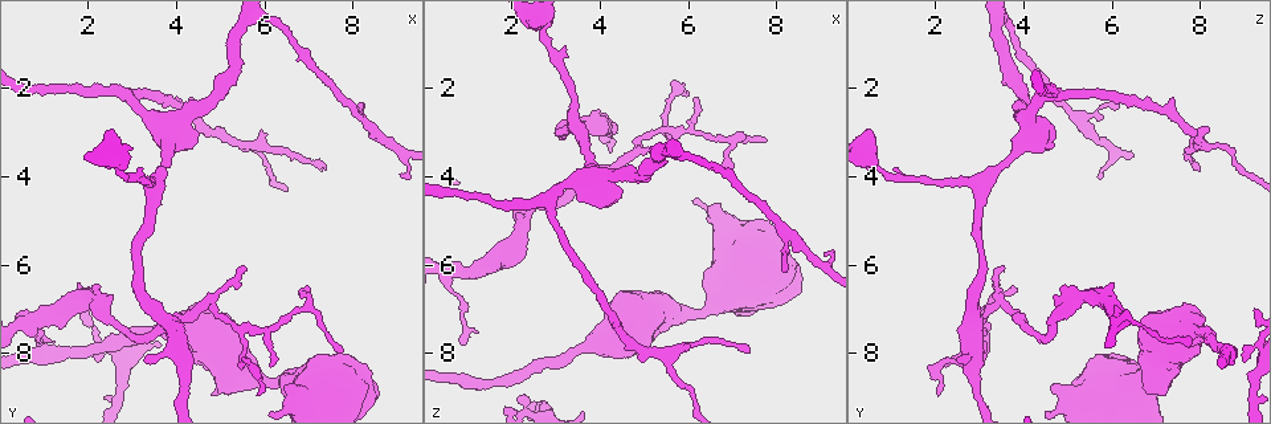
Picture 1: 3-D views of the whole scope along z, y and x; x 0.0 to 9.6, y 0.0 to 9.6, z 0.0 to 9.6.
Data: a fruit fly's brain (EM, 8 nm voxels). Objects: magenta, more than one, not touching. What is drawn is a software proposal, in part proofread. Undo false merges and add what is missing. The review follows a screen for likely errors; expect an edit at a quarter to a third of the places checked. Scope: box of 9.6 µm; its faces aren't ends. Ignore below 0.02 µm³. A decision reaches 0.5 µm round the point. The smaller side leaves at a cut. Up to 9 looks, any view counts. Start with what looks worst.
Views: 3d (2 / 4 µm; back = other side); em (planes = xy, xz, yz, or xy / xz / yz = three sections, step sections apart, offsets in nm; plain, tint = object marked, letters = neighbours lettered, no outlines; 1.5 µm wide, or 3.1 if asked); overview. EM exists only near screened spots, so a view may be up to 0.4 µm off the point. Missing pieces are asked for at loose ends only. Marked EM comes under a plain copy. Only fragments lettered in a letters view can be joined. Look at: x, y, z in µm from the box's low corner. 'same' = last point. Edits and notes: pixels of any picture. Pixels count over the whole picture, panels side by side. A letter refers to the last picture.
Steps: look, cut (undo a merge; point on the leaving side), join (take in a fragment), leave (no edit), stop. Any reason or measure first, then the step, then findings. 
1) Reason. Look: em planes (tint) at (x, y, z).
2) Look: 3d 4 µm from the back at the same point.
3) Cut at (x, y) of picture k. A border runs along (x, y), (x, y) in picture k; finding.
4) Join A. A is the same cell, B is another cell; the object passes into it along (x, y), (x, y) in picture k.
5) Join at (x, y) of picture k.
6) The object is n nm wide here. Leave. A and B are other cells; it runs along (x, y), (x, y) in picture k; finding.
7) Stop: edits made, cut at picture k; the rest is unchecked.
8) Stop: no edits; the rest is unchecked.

Tapers out. Look: 3d 2 µm at (7.80, 8.05, 3.15).

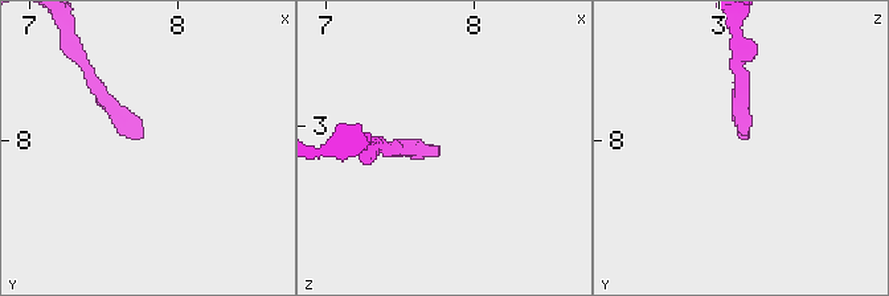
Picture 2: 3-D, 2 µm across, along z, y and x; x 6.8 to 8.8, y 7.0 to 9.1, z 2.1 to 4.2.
Look: em yz step 4 (tint) at (7.76, 8.00, 3.20).

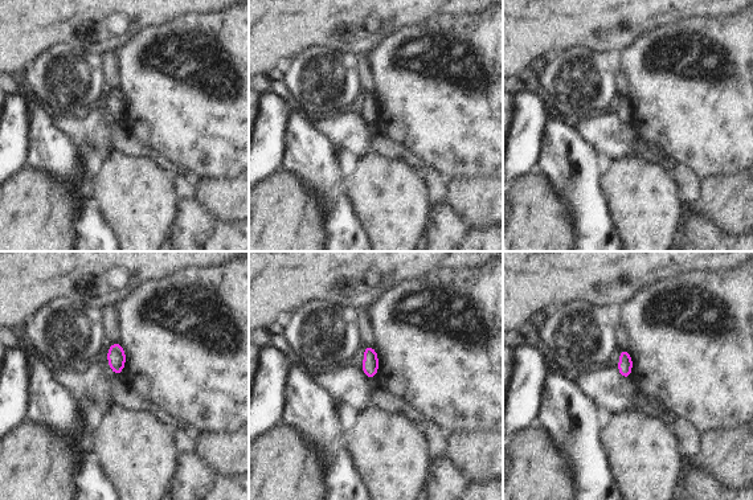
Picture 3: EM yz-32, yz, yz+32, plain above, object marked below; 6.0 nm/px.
Look: em planes (letters) at the same point.

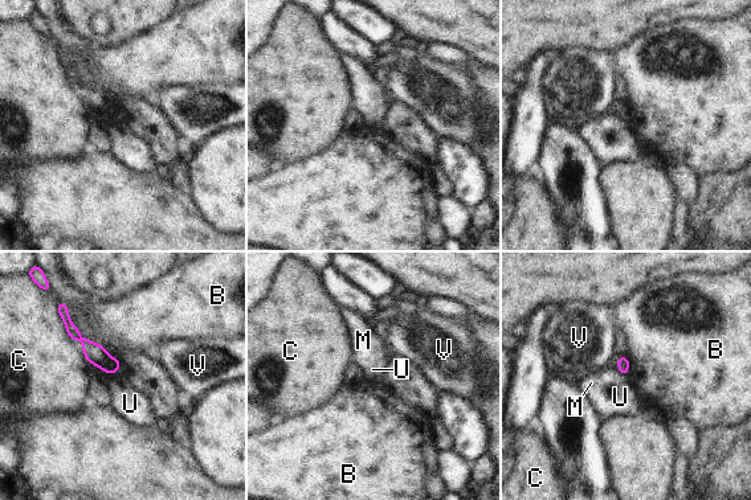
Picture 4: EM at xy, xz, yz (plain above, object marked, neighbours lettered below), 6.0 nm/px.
The longest contact is with B, 480 nm. Leave. B, C, M, U and V are other cells; none of them fits.

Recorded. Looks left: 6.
Tapers out. Look: em yz step 4 (letters) at (7.40, 3.80, 8.00).

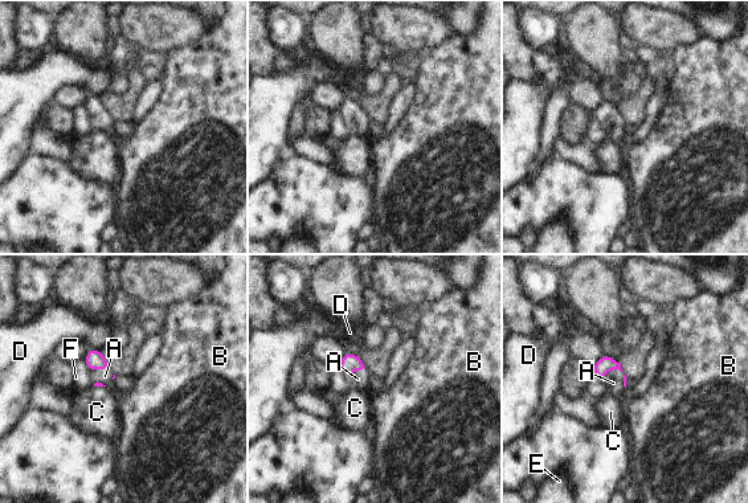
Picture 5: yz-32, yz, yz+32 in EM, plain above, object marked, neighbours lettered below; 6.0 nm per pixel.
Cut it another way. Look: em planes (letters) at the same point.

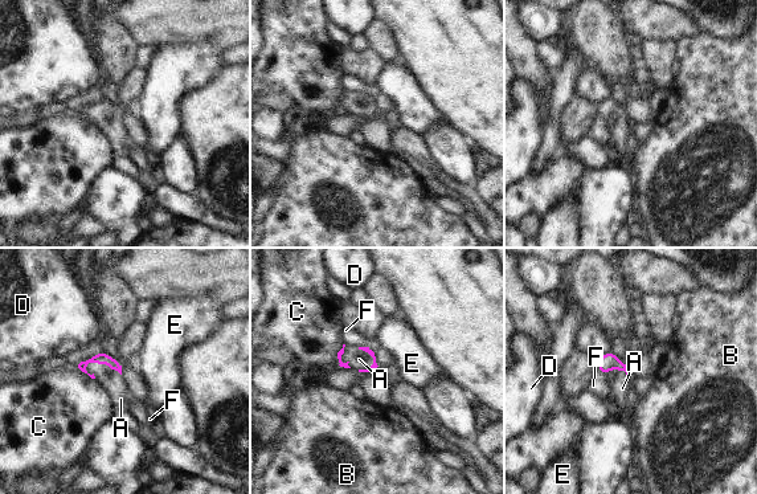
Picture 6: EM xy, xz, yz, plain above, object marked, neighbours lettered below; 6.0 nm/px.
Join A. A is the same cell, B, C, D, E and F are other cells; it goes on there.

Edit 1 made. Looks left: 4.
Three-way junction. Look: em xz step 8 (tint) at (2.65, 3.80, 0.65).

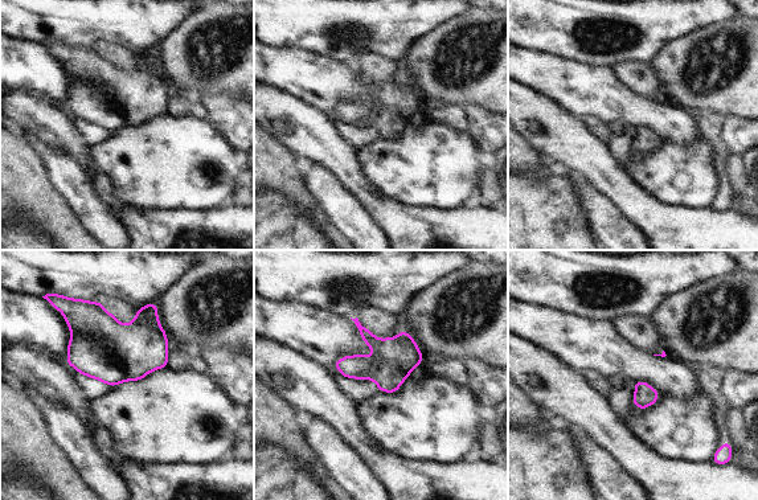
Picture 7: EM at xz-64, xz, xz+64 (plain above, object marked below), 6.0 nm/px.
Look: em xz step 8 (letters) at the same point.

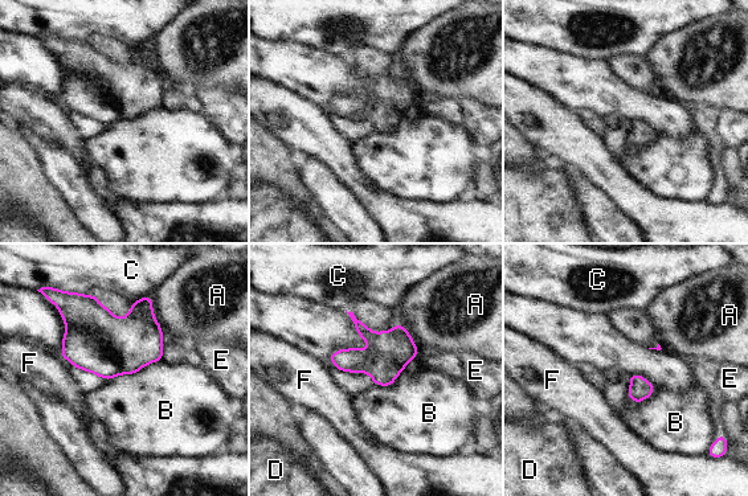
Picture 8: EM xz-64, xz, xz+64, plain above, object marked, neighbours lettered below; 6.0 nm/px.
Leave. A, B, C, D, E and F are other cells; all the same neuron.

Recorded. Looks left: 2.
Thin end. Look: em xz step 4 (letters) at (8.25, 2.40, 6.20).

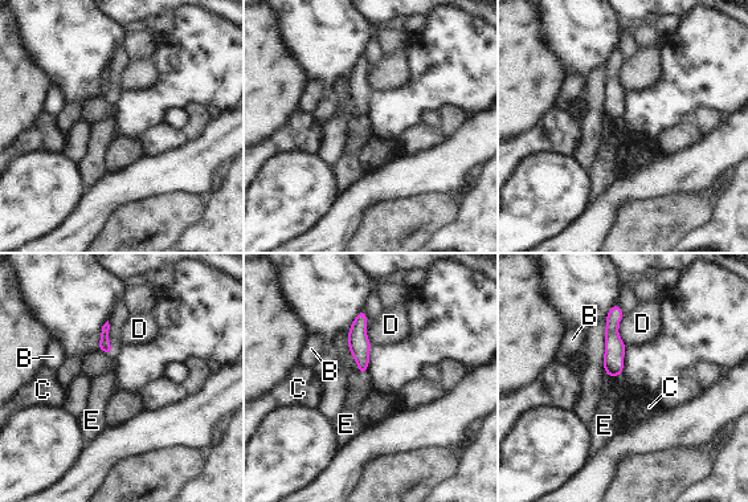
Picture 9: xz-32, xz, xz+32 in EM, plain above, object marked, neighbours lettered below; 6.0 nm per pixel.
The longest contact is with D, 200 nm. Leave. B, C, D and E are other cells; it runs along (614, 309), (610, 372) in picture 9; none of them fits.

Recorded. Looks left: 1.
Stop: edits made, join at picture 6; the rest is unchecked.

